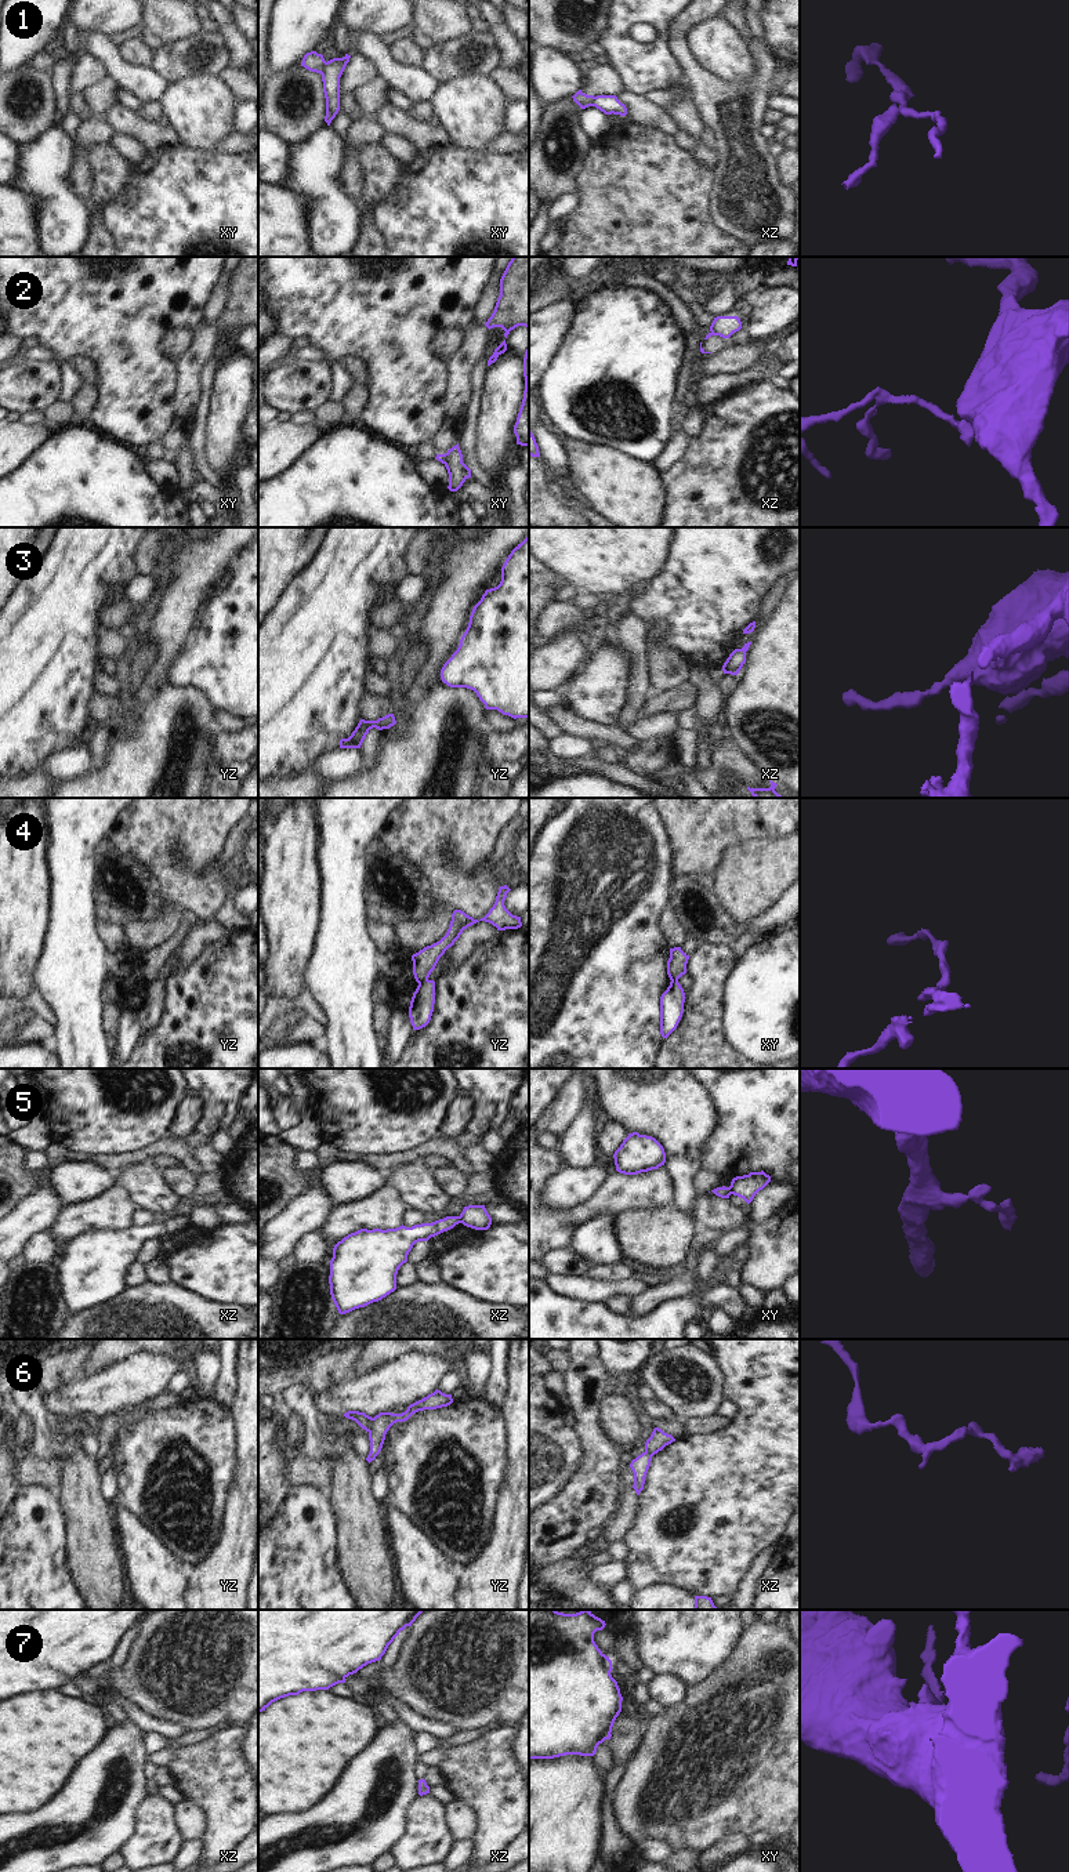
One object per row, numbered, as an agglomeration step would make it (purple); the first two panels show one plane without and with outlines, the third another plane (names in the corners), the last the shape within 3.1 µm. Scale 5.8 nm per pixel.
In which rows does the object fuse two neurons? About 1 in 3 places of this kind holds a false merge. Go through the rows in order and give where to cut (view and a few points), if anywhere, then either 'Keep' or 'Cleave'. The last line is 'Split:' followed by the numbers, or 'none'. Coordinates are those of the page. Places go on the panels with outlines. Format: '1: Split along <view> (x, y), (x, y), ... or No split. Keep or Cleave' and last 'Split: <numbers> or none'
1: Split along xy (326, 62), (321, 73). Cleave
2: Split along xy (442, 454), (444, 463). Cleave
3: No split. Keep
4: Split along yz (427, 978), (419, 985). Cleave
5: Split along xy (729, 1186), (731, 1193). Cleave
6: Split along yz (373, 1418), (369, 1432). Cleave
7: Split along xz (344, 1678), (340, 1682). Cleave
Split: 1, 2, 4, 5, 6, 7.

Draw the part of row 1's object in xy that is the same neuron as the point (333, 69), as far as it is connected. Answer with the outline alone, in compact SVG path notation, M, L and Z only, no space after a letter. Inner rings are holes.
M345 54L343 58L333 58L322 68L323 92L326 98L325 121L330 126L331 120L340 110L340 77L349 62L351 55Z

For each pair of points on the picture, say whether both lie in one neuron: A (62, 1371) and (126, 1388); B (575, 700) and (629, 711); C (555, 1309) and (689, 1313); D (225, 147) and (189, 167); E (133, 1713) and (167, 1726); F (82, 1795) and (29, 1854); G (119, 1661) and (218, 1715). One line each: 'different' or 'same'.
A: different
B: different
C: same
D: different
E: same
F: same
G: different

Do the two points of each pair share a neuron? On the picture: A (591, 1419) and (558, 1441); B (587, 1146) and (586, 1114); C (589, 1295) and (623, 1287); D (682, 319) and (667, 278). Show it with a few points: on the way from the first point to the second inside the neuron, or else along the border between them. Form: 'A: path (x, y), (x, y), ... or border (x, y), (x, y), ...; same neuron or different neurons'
A: border (572, 1428), (582, 1450), (580, 1462); different neurons
B: path (586, 1138), (586, 1123); same neuron
C: path (597, 1291), (615, 1288); same neuron
D: border (647, 271), (669, 287); different neurons

